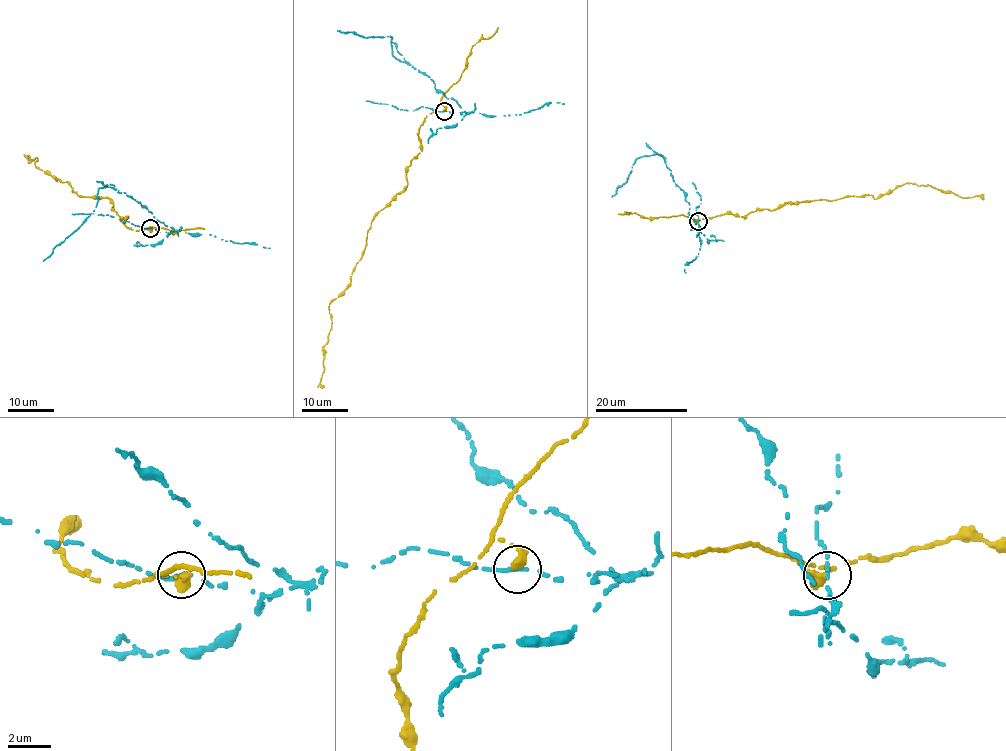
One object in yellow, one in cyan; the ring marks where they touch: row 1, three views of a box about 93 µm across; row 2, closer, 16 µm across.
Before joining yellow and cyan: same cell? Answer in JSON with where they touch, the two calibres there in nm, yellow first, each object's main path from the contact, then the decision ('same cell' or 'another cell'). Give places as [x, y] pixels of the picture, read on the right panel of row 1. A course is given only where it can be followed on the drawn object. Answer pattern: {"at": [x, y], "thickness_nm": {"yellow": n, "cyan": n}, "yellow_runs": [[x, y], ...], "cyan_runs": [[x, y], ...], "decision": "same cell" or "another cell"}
{"at": [698, 221], "thickness_nm": {"yellow": 550, "cyan": 170}, "yellow_runs": [[697, 222], [691, 218], [747, 215], [779, 208], [786, 202], [867, 194], [878, 198], [906, 183], [983, 199]], "cyan_runs": [[698, 222], [697, 231], [686, 194], [656, 153], [637, 158], [612, 197]], "decision": "another cell"}

